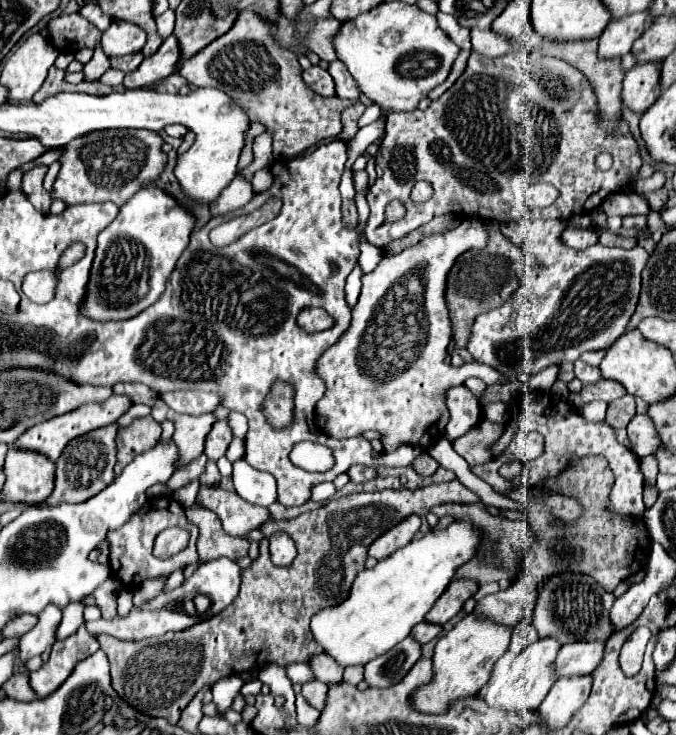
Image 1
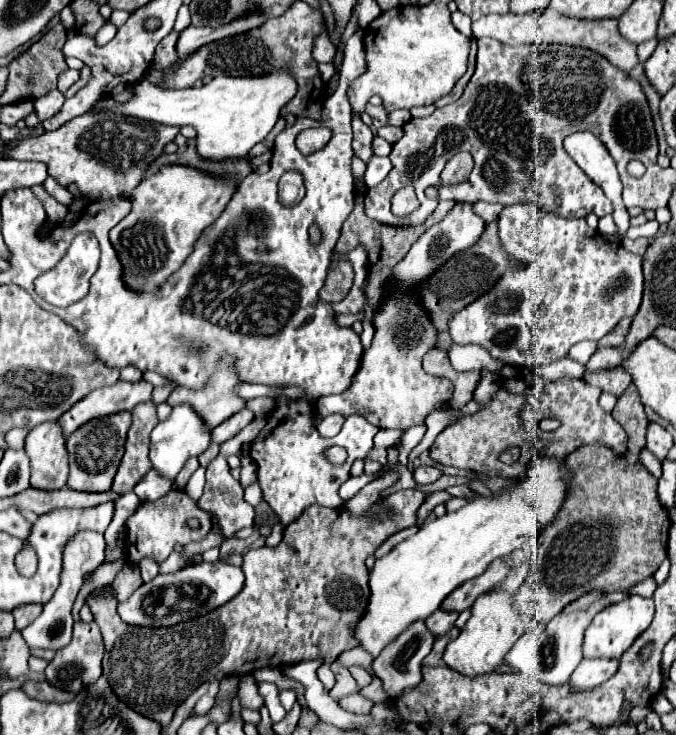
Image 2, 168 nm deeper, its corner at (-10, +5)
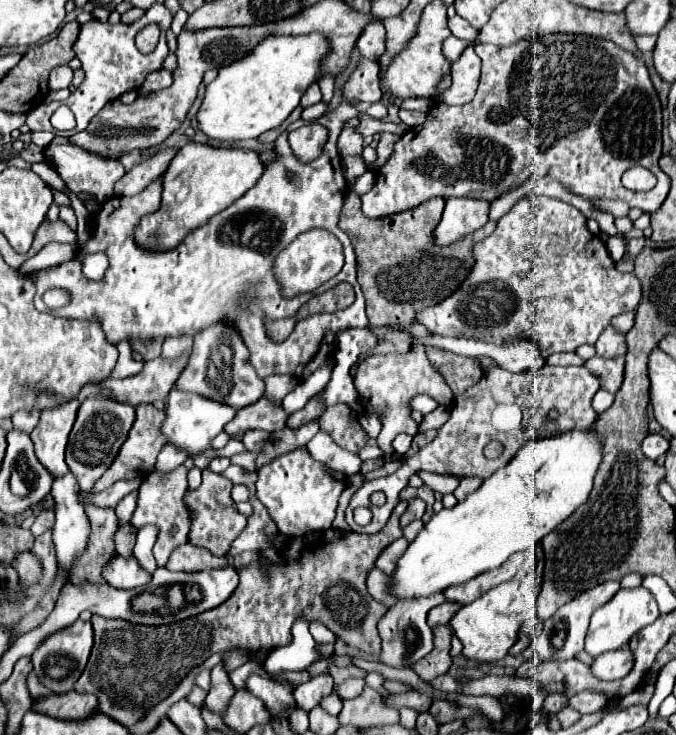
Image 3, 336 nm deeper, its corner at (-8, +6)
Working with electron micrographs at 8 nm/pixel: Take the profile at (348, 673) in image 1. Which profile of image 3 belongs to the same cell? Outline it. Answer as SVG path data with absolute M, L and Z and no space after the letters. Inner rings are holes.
M346 679L334 687L334 693L340 699L354 699L362 693L362 689L364 689L364 679Z

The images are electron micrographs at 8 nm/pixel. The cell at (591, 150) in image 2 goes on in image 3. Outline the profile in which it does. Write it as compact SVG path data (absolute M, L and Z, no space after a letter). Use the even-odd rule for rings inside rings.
M610 237L608 239L608 251L610 251L612 259L616 259L616 263L620 263L620 259L624 255L624 241L620 237Z

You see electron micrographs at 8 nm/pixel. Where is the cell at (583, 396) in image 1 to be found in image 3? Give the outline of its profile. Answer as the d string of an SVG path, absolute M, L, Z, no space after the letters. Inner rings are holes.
M592 357L584 363L584 367L600 379L602 389L610 393L616 393L620 389L622 377L624 377L624 357L612 357L612 359Z

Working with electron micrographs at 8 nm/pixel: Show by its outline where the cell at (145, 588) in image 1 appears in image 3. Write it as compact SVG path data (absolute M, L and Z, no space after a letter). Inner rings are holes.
M202 471L202 483L198 489L188 489L184 495L184 503L190 511L190 533L188 533L188 541L196 547L204 547L208 549L212 555L216 557L224 557L230 551L232 541L242 533L242 529L246 527L246 517L242 513L238 513L232 497L232 481L226 479L224 475L212 473L212 471Z

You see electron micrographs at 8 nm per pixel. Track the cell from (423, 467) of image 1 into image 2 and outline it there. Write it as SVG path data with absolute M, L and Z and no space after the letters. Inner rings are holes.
M421 466L414 469L413 476L417 484L428 485L438 480L442 473L435 466Z

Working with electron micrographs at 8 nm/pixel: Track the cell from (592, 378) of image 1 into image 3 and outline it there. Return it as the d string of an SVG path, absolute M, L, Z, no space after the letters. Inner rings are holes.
M612 325L604 329L600 339L596 341L596 355L598 357L618 357L626 355L626 335L616 331Z

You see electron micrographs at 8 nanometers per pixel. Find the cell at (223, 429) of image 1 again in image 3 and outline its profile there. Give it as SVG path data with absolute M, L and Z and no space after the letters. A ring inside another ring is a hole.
M262 397L260 401L244 407L238 411L236 419L232 419L226 425L226 433L240 433L250 429L262 429L262 431L280 431L286 427L288 413L282 409L278 401L272 401L268 397Z

